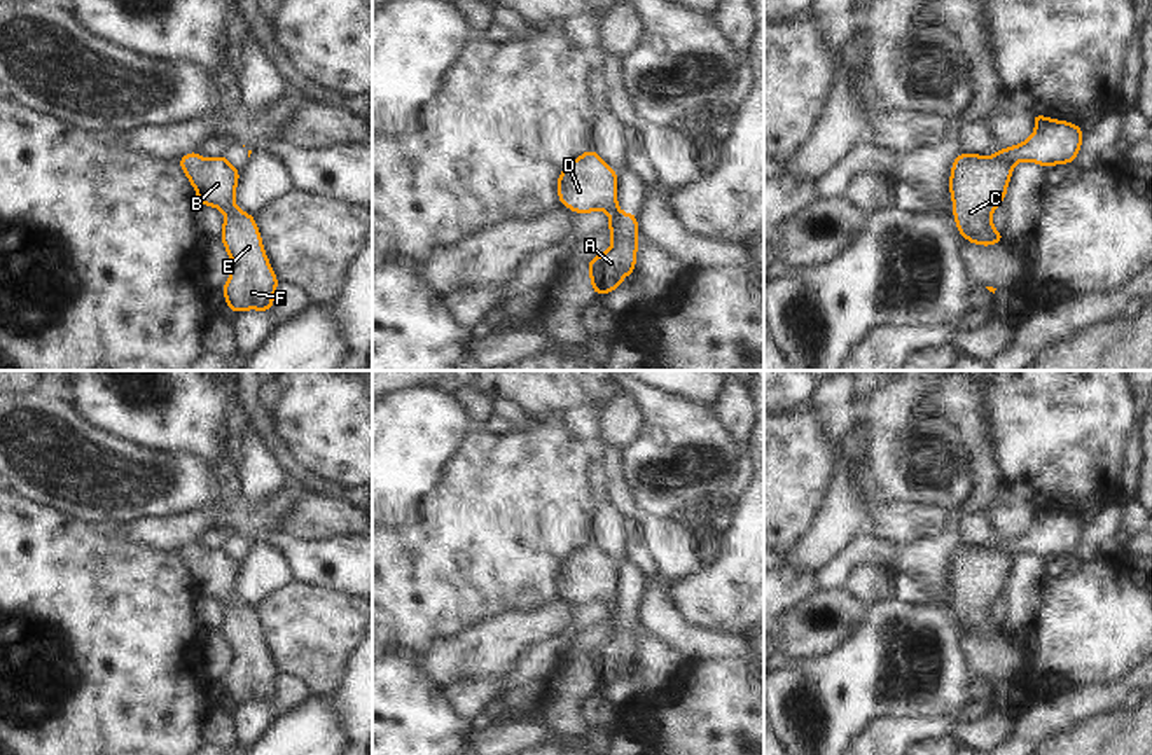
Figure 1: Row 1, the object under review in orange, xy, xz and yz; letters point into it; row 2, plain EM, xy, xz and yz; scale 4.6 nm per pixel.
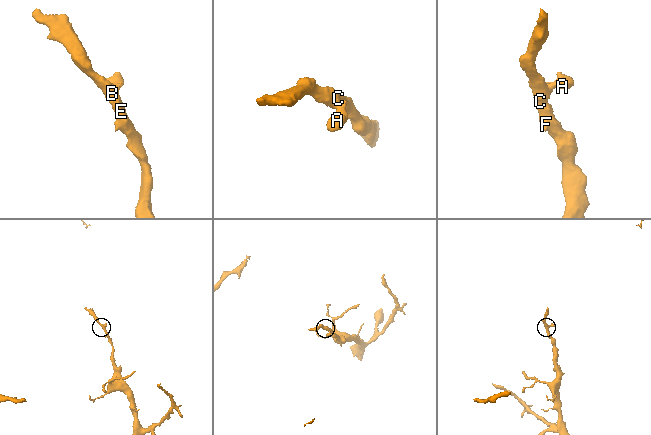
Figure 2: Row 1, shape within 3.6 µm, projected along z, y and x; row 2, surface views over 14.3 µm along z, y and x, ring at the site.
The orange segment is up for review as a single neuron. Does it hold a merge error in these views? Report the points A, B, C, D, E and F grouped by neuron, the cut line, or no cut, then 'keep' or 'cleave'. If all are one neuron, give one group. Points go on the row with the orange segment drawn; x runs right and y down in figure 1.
A / B C D E F; cut in xz along (616, 194), (616, 214), (610, 221); cleave

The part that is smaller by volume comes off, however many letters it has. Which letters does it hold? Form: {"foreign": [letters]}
{"foreign": ["A"]}

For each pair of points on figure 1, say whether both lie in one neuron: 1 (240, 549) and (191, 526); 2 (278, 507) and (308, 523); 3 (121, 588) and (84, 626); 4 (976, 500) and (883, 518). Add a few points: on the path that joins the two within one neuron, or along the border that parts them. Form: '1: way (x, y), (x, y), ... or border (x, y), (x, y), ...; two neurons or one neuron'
1: border (231, 533), (242, 537); two neurons
2: border (313, 486), (296, 491), (277, 528); two neurons
3: way (116, 598), (95, 621); one neuron
4: border (950, 514), (944, 528), (936, 537), (913, 540); two neurons

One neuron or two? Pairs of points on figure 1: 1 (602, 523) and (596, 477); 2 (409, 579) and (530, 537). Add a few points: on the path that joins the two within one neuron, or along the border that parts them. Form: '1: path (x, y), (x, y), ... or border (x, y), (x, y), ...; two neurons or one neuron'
1: path (602, 512), (598, 488); one neuron
2: path (439, 575), (464, 561), (490, 537), (500, 537); one neuron

